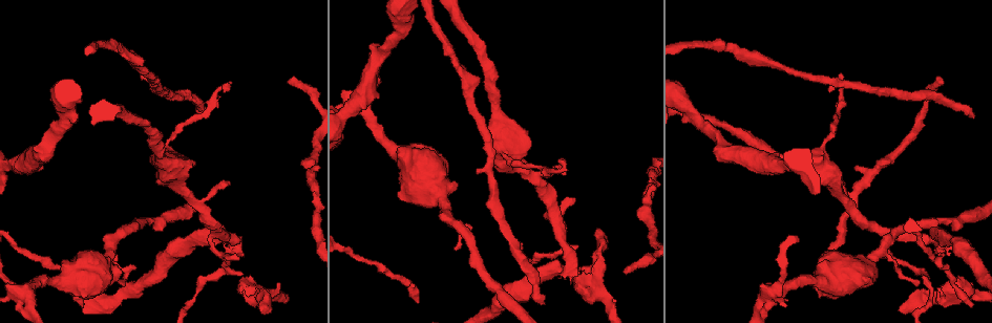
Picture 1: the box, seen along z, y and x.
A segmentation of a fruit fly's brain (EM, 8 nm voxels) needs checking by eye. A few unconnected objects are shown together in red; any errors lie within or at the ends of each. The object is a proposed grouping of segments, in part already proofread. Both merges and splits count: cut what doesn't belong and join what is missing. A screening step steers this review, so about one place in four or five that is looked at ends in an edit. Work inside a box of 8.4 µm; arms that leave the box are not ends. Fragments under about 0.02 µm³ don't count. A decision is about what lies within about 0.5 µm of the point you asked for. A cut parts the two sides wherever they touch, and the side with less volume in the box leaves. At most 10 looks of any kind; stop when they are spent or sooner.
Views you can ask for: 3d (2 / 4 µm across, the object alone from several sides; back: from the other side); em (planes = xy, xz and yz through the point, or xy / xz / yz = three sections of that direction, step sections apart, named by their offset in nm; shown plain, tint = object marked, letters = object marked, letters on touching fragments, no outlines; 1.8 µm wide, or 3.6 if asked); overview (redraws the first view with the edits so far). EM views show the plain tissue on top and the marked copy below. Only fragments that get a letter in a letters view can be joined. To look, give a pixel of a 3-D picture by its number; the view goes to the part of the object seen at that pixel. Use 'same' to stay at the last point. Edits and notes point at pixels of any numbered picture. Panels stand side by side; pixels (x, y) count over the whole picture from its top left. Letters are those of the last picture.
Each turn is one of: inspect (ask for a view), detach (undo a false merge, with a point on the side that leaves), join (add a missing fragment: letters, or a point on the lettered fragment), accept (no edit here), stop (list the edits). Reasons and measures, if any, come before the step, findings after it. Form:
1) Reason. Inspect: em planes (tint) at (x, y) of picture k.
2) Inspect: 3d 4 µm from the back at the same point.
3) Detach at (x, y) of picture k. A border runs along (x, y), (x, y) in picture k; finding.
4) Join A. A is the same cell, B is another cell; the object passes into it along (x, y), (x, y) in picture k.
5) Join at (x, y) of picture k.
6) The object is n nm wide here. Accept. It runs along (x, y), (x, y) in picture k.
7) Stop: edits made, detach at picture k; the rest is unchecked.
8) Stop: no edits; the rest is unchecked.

Branch stops here. Inspect: em planes (tint) at (973, 116) of picture 1.

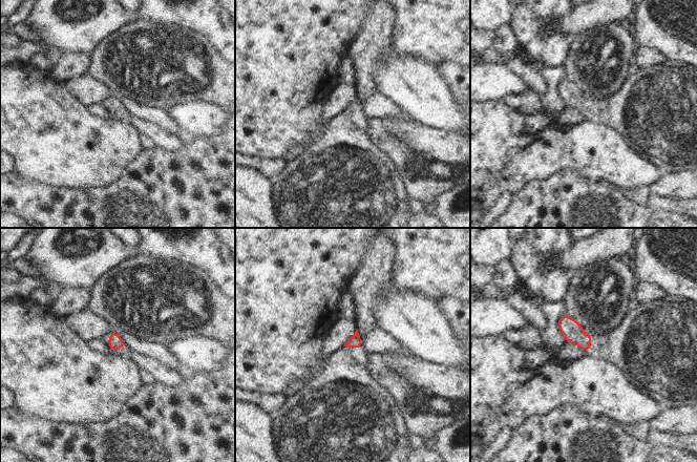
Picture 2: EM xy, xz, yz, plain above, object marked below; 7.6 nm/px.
What lies round it. Inspect: em planes (letters) at the same point.

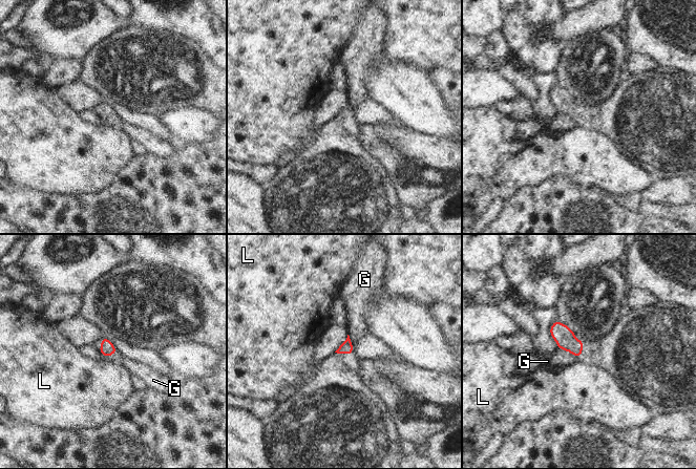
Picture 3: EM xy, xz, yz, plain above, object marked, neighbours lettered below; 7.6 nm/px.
Accept. G and L are other cells; none of them fits.

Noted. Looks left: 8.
Inspect: 3d 4 µm at (944, 83) of picture 1.

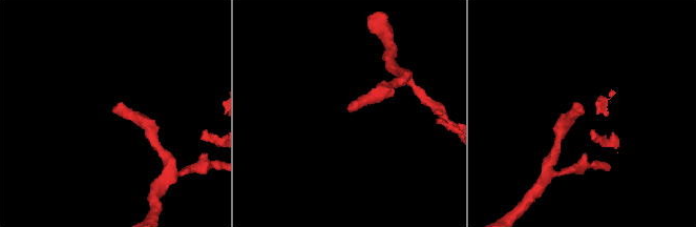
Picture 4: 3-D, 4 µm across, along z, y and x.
Inspect: em planes (tint) at (113, 110) of picture 4.

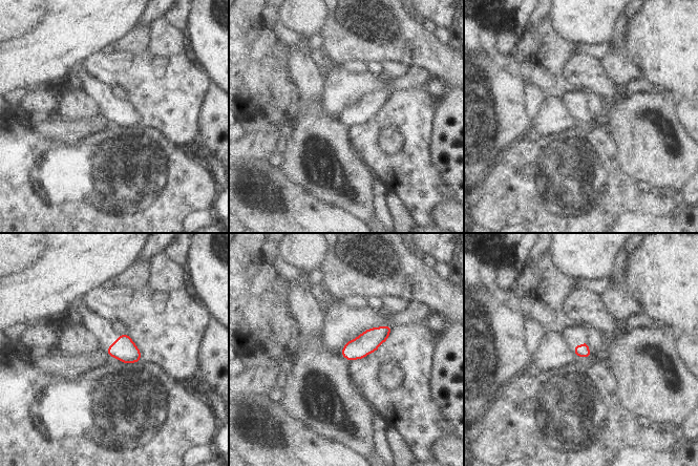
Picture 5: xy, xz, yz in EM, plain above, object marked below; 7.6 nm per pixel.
Inspect: em planes (letters) at the same point.

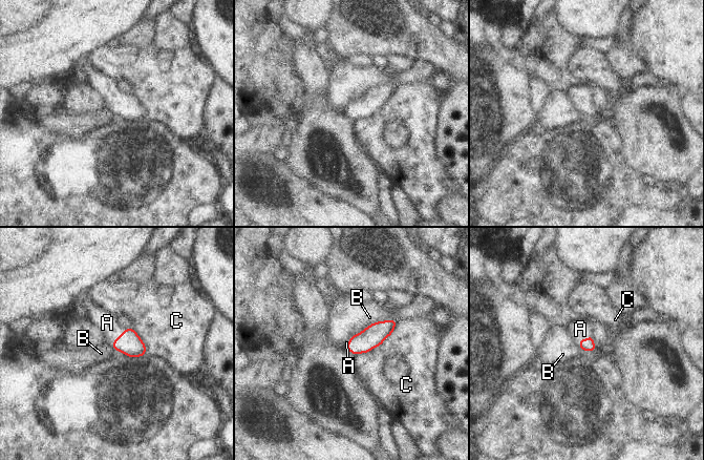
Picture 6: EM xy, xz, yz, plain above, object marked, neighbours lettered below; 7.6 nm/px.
Join A. A is the same cell, B and C are other cells; the object passes into it along (129, 342), (118, 337), (107, 322) in picture 6; it goes on there.

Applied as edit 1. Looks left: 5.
Sudden change in width. Inspect: 3d 4 µm at (23, 291) of picture 1.

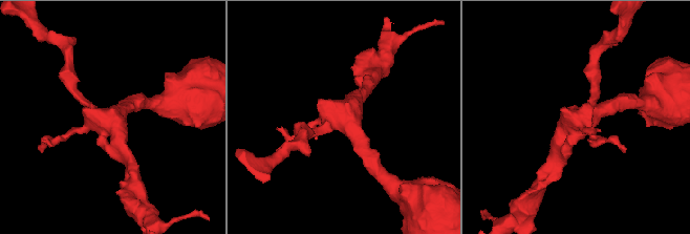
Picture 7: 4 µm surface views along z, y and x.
4 arms meet here; shape alone is not enough. Inspect: em planes (letters) at (108, 118) of picture 7.

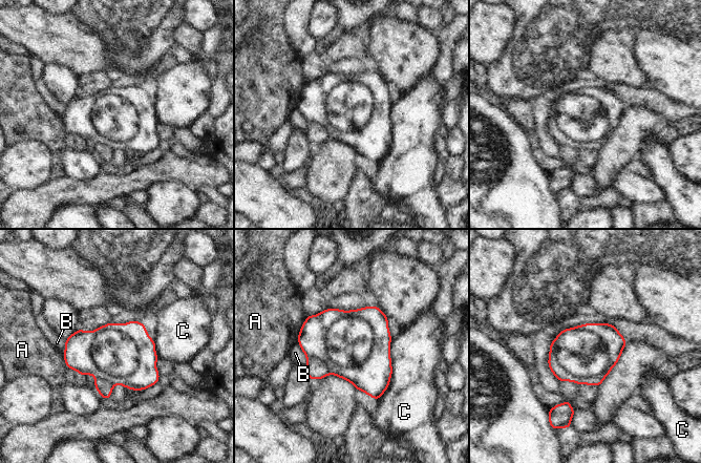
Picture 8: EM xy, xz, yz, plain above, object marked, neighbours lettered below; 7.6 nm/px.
The object is 460 nm wide here. Detach at (317, 370) of picture 8. A, B and C are other cells; a second neuron is stuck on.

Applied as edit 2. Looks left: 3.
Thick turns thin. Inspect: 3d 4 µm at (827, 279) of picture 1.

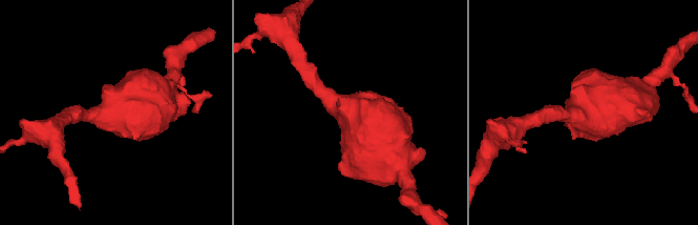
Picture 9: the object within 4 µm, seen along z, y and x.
Inspect: em 3.6 µm planes (letters) at (582, 116) of picture 9.

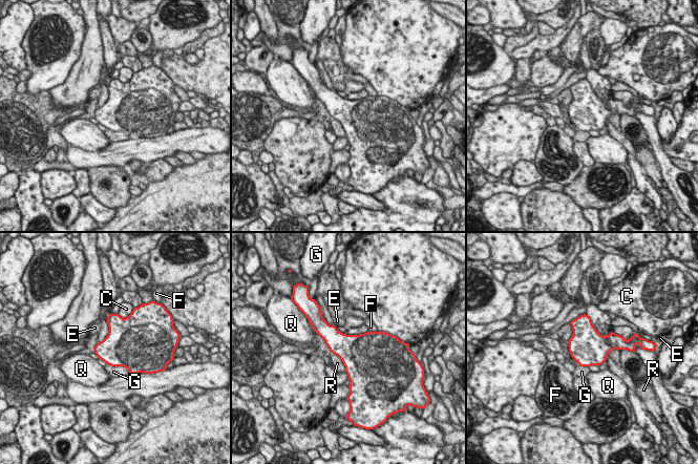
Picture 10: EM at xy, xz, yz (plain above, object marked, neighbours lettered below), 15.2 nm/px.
The object is 550 nm wide here; the longest contact is with R, 460 nm. Accept. C, E, F, G, Q and R are other cells; all the same neuron.

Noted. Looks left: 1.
Stop: edits made, join at picture 6, detach at picture 8; the rest is unchecked.

